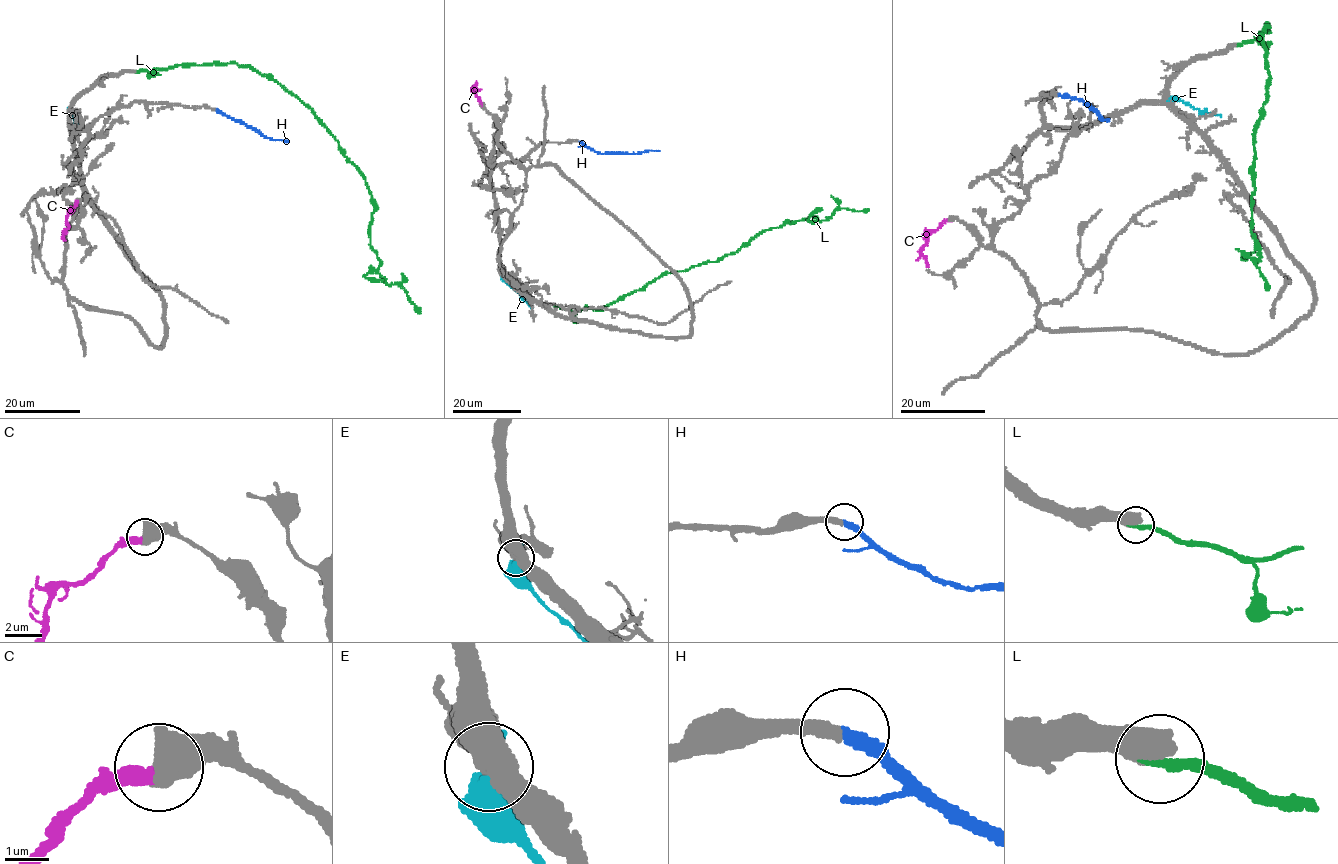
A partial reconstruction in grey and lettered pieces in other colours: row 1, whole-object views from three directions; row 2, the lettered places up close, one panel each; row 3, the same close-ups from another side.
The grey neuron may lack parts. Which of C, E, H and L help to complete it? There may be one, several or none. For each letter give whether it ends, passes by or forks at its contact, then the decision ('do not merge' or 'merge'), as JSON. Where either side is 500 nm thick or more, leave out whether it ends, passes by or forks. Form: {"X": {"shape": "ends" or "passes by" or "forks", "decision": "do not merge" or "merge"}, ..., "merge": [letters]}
{"C": {"decision": "do not merge"}, "E": {"decision": "do not merge"}, "H": {"shape": "ends", "decision": "merge"}, "L": {"decision": "do not merge"}, "merge": ["H"]}

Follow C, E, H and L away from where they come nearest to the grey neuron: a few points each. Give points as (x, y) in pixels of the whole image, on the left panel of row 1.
C: (76, 201), (68, 212), (68, 228), (62, 238), (65, 241)
E: (70, 109), (81, 129)
H: (216, 110), (241, 120), (264, 136), (288, 141)
L: (133, 71), (235, 63), (295, 94), (364, 177), (373, 202), (369, 248), (378, 273), (401, 286), (420, 313)

